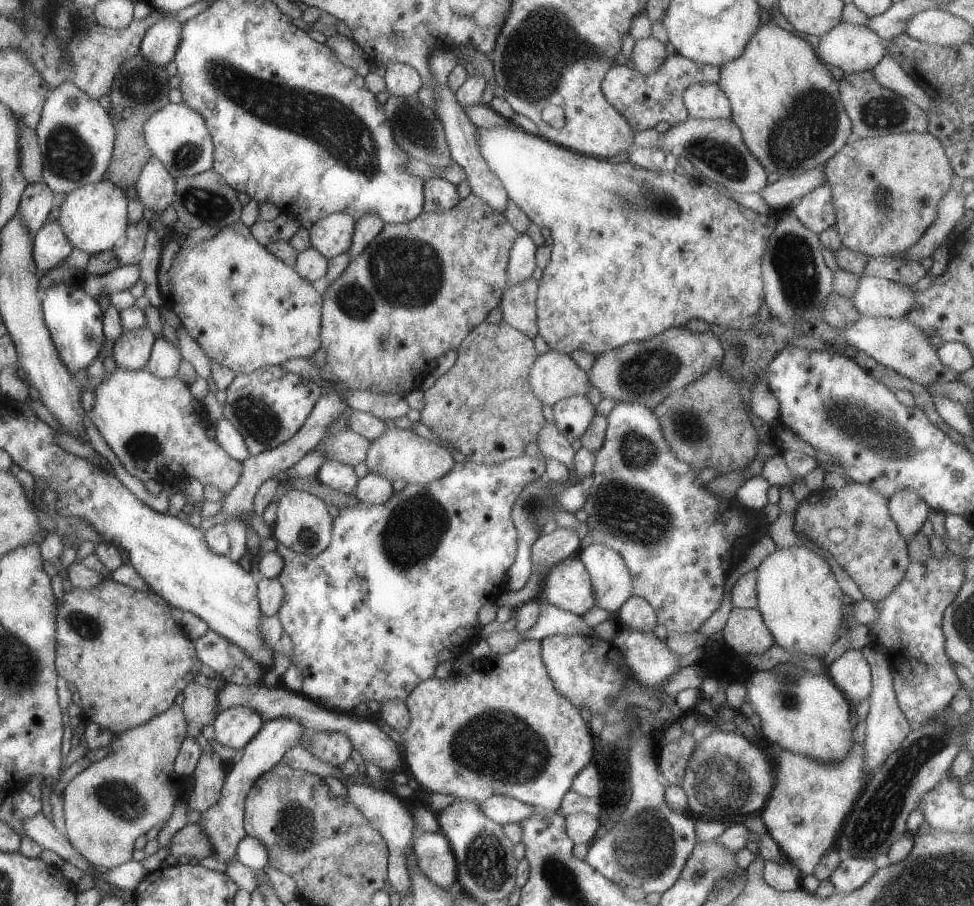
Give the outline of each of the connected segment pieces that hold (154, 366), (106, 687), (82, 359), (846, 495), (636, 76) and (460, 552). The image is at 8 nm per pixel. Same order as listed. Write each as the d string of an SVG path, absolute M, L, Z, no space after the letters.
M161 337L153 344L146 369L158 378L176 378L183 360L179 348L176 348L168 339Z
M110 576L104 578L98 586L92 588L75 588L70 592L66 592L62 600L56 602L56 656L55 664L60 677L68 682L72 682L72 686L76 686L76 694L80 695L82 706L82 715L89 722L96 723L102 728L109 729L112 734L122 734L124 730L136 728L151 718L162 714L168 710L175 702L174 699L180 692L188 686L192 678L196 678L198 674L198 656L196 656L195 641L190 640L188 634L184 632L184 628L177 623L171 614L171 605L164 598L151 590L136 590L130 586L120 584Z
M64 282L50 286L42 292L41 297L44 320L60 360L64 362L70 374L75 375L81 370L87 370L95 357L99 356L107 339L103 330L104 312L100 304L82 288Z
M850 482L840 489L822 489L810 493L798 503L795 512L794 532L806 539L814 540L832 555L832 558L850 574L858 584L862 594L872 602L880 602L892 594L892 590L902 582L910 562L906 540L900 536L896 522L892 520L886 500L878 490L868 488L866 484Z
M677 52L669 54L654 74L642 74L627 65L612 66L602 81L602 92L606 100L626 117L628 124L637 133L652 129L659 122L668 122L671 127L686 122L689 112L683 100L684 90L692 84L717 83L720 77L721 67L694 62Z
M524 453L524 456L510 459L498 466L478 464L474 461L464 461L454 464L454 468L444 475L444 478L430 482L426 486L421 484L407 484L402 492L394 493L388 502L381 505L360 504L346 506L339 510L338 516L332 524L332 542L330 546L315 557L297 554L281 543L277 544L277 551L284 558L285 565L282 574L278 577L285 595L284 602L278 611L278 618L282 623L285 634L290 636L293 643L292 663L302 672L302 694L328 710L334 712L352 713L354 706L367 700L388 702L388 700L405 702L412 690L425 680L436 676L436 668L446 661L454 662L471 647L481 640L484 627L478 620L478 612L487 602L494 602L505 590L508 569L516 560L518 550L517 530L512 520L512 506L524 486L532 484L534 480L543 479L546 470L547 458L533 458Z

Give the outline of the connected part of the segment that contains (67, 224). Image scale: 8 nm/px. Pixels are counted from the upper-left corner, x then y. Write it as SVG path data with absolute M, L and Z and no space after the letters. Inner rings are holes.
M105 179L81 186L78 190L67 194L60 205L57 221L73 248L83 250L89 255L101 253L113 249L116 243L121 239L124 240L129 225L128 203L126 193Z

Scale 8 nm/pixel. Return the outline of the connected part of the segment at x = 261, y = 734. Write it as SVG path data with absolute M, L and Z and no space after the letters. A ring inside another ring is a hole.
M277 718L266 721L262 728L252 737L243 748L242 758L232 764L232 770L226 775L224 786L220 791L218 804L210 806L201 813L201 820L197 824L208 834L208 840L214 850L214 858L220 862L230 862L237 856L238 843L247 836L244 828L245 800L250 788L260 776L280 763L286 752L294 746L300 745L300 738L305 728L292 718Z

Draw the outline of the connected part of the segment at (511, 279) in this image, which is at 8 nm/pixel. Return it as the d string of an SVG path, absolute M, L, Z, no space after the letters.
M524 233L516 238L510 260L508 261L508 286L514 286L518 282L524 282L532 276L536 266L536 250L538 246L528 234Z

